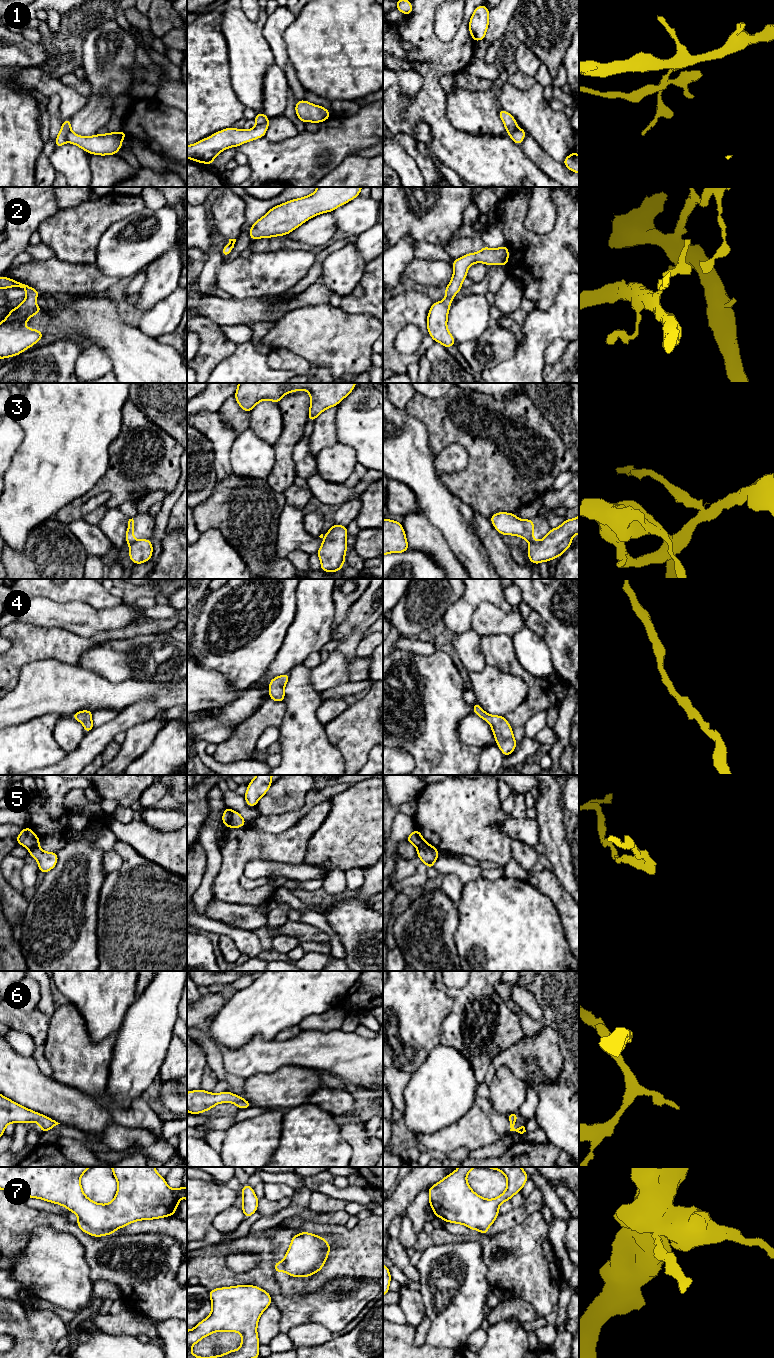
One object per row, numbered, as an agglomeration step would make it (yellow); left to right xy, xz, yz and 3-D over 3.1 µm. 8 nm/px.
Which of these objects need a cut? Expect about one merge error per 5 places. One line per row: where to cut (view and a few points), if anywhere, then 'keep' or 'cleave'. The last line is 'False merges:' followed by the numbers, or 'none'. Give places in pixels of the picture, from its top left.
1: cut in xy along (70, 130), (66, 135), (66, 141); cleave
2: no cut; keep
3: cut in xy along (134, 540), (129, 544); cleave
4: no cut; keep
5: cut in xy along (37, 845), (29, 849); cleave
6: no cut; keep
7: cut in xy along (89, 1226), (106, 1232), (113, 1231); cleave
False merges: 1, 3, 5, 7

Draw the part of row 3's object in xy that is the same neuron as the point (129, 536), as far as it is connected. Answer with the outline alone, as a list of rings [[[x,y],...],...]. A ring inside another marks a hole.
[[[133,518],[129,519],[128,521],[127,531],[125,534],[125,541],[126,543],[129,543],[129,544],[135,541],[134,540],[134,520]]]

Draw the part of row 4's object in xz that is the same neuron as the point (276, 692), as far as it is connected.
[[[290,673],[277,676],[269,681],[269,697],[275,702],[284,702],[286,686]]]

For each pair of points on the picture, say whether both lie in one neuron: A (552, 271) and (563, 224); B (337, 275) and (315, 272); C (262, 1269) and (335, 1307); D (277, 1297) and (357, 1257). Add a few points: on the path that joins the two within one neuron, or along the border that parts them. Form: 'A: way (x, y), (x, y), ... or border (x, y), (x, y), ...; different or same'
A: way (552, 259), (561, 249), (563, 236); same
B: border (323, 262), (323, 270), (318, 279); different
C: way (274, 1290), (289, 1307), (314, 1307); same
D: border (274, 1272), (284, 1295), (306, 1294); different

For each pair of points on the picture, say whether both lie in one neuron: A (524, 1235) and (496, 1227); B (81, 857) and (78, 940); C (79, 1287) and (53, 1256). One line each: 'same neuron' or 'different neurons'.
A: different neurons
B: same neuron
C: same neuron

